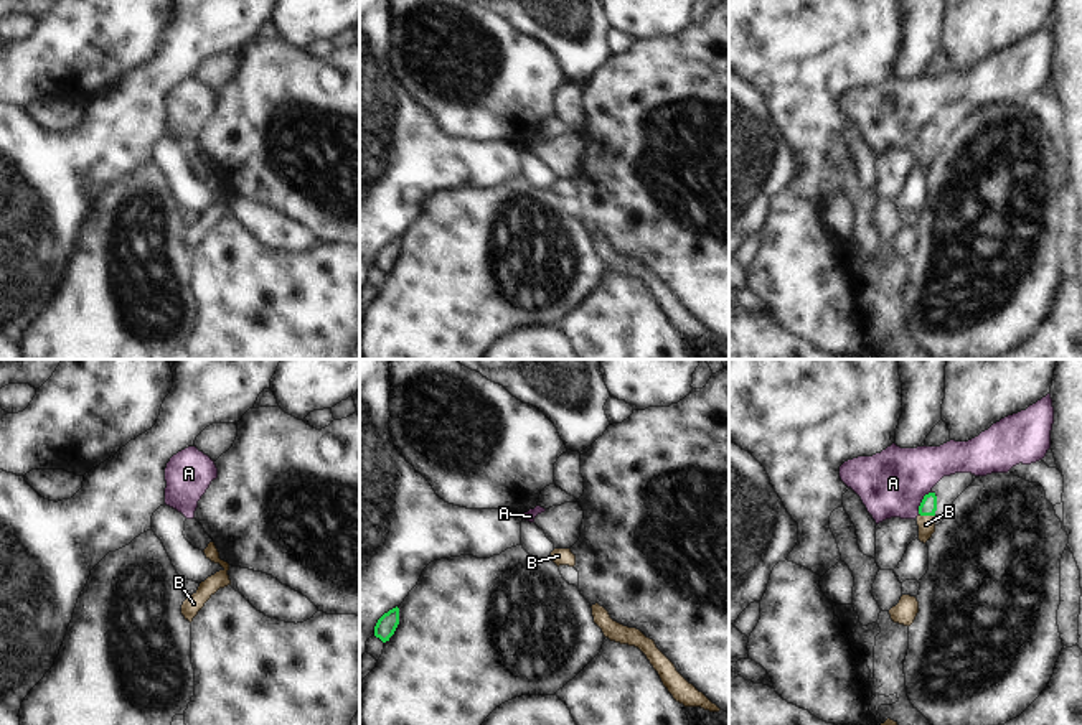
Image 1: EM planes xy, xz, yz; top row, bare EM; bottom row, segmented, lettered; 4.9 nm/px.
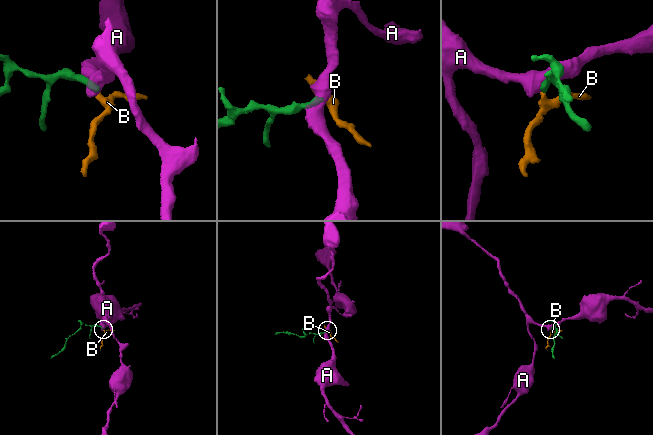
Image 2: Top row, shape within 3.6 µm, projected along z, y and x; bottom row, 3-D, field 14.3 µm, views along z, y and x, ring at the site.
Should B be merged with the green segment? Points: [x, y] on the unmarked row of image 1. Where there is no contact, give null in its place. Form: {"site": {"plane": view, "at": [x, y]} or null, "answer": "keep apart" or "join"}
{"site": {"plane": "yz", "at": [927, 145]}, "answer": "join"}

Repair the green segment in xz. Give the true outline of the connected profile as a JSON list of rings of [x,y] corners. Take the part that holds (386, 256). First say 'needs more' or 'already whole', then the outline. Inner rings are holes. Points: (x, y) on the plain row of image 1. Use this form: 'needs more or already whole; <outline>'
already whole; [[[396,237],[378,250],[374,257],[374,267],[379,269],[383,274],[386,274],[394,265],[398,255],[399,255],[399,239]]]

